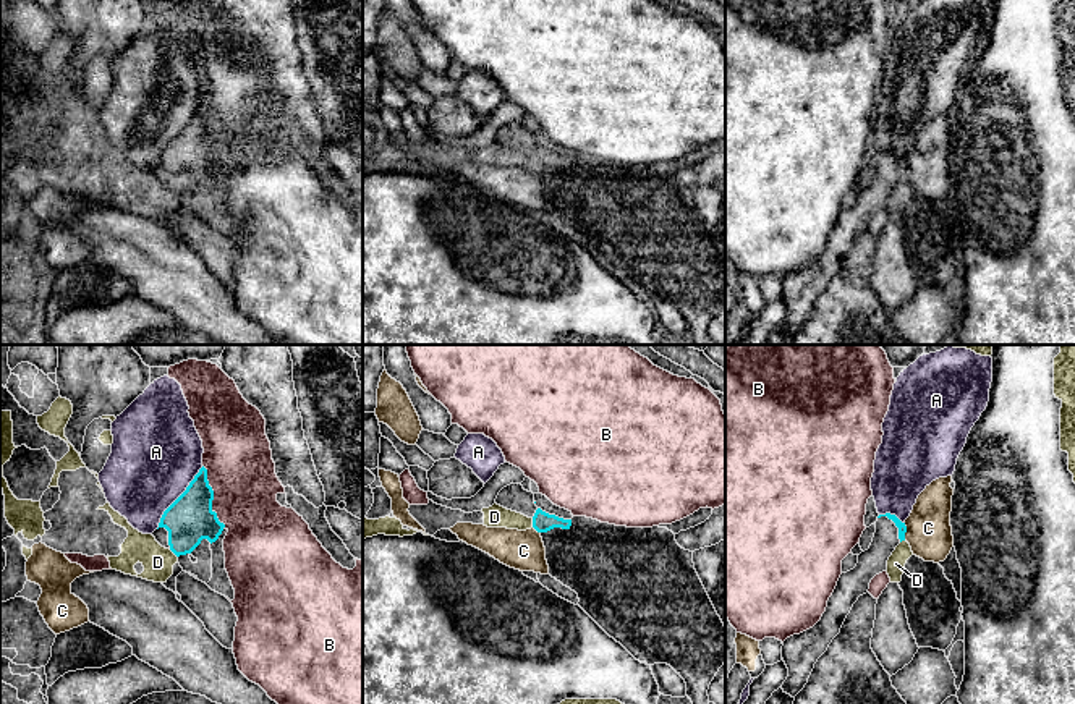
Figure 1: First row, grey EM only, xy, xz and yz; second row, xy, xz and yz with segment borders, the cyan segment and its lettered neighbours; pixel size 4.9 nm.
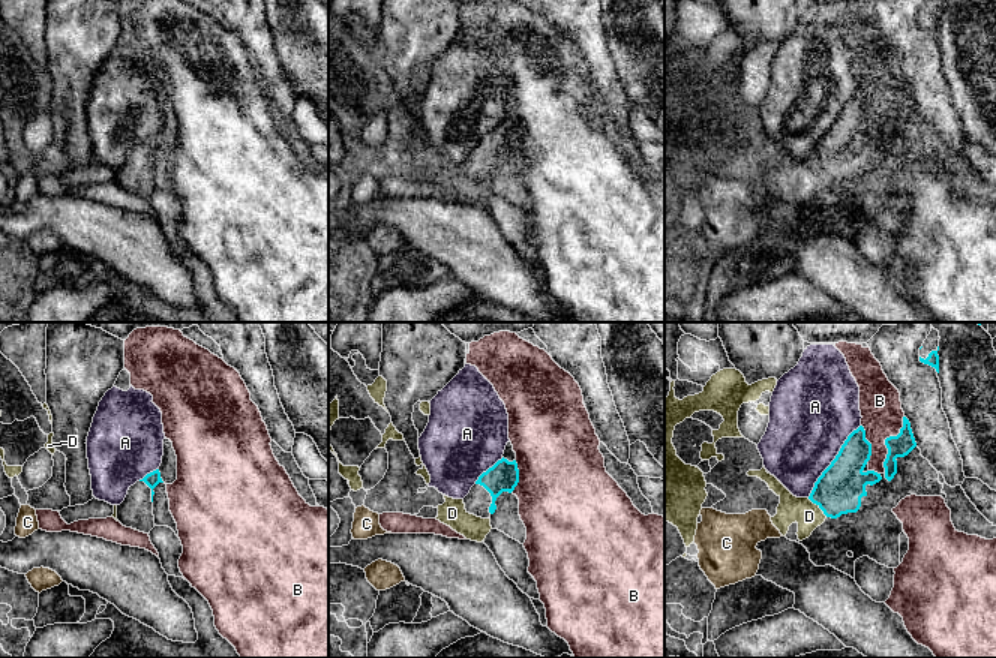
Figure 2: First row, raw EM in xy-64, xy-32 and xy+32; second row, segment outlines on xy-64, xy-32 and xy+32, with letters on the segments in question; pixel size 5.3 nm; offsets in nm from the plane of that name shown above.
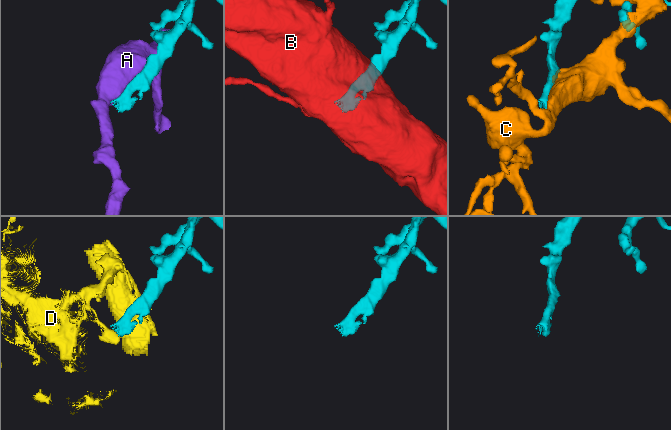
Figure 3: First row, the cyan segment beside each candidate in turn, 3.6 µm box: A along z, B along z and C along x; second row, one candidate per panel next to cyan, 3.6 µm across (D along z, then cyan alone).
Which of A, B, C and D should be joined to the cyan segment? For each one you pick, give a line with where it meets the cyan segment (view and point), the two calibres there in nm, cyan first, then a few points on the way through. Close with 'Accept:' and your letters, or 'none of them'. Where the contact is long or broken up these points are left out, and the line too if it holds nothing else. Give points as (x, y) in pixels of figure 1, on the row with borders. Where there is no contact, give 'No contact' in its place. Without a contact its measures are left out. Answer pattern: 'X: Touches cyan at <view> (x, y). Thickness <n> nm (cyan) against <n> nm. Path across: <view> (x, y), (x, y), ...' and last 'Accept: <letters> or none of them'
Accept: none of them

